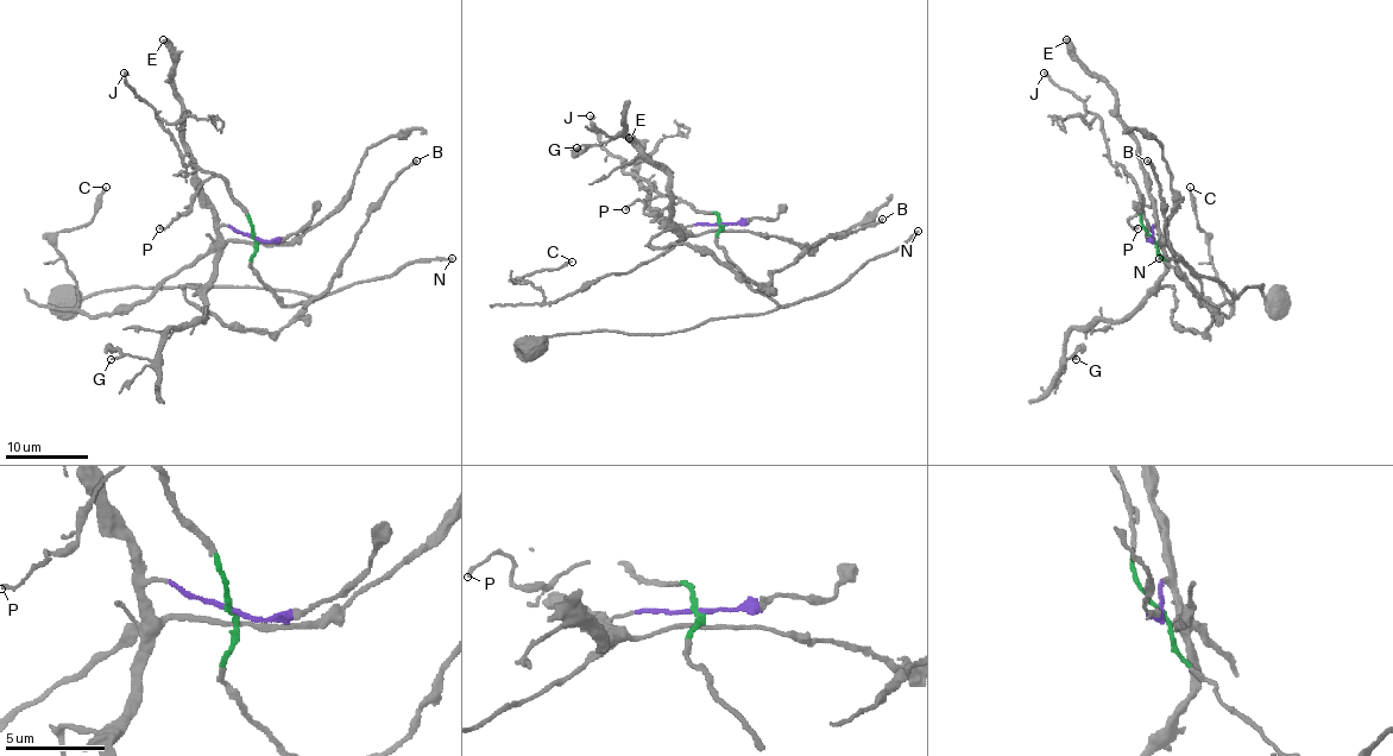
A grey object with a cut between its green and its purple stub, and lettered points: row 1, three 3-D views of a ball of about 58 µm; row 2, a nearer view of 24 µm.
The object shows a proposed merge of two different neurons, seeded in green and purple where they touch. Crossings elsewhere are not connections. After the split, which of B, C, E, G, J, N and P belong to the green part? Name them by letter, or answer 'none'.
J, N, P

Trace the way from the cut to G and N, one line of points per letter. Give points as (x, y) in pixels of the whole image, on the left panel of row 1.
G: (254, 238), (225, 225), (219, 230), (202, 320), (174, 326), (151, 359), (112, 359)
N: (254, 238), (256, 252), (252, 266), (285, 306), (308, 303), (314, 297), (390, 277), (409, 262), (452, 258)

